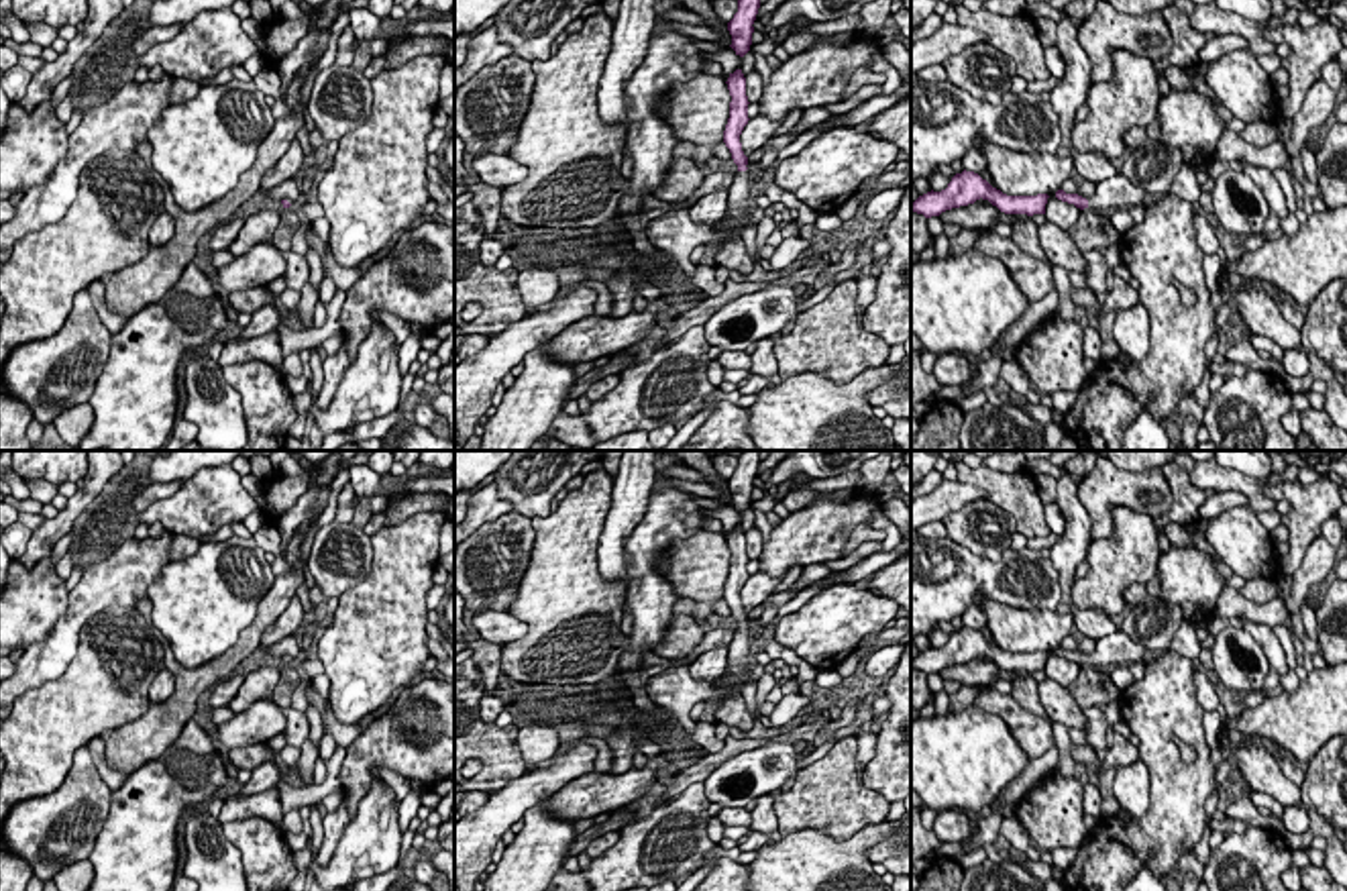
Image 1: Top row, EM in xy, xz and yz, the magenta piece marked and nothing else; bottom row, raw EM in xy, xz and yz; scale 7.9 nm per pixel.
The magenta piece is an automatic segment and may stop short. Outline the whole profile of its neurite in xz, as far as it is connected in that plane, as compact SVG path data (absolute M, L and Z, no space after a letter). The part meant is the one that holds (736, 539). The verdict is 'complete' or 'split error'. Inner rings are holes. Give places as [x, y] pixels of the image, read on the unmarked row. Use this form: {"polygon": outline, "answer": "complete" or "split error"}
{"polygon": "M736 526L728 534L728 546L732 553L730 559L730 575L723 587L723 599L732 610L734 620L738 622L738 630L728 646L728 673L738 677L742 683L750 679L750 665L754 663L754 657L750 652L750 628L748 628L748 614L742 608L740 591L744 583L748 581L748 553L746 553L746 534L742 526Z", "answer": "split error"}

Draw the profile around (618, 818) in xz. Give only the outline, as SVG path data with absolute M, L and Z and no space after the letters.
M624 807L611 811L611 816L603 822L603 824L595 824L591 828L587 828L583 834L579 834L573 844L569 846L569 856L579 856L581 852L585 852L585 848L599 836L607 834L607 832L617 832L622 826L628 824L628 820L632 818L632 814Z

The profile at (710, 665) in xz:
M728 646L711 648L689 665L689 673L693 679L699 681L719 679L728 669L728 657L730 657Z

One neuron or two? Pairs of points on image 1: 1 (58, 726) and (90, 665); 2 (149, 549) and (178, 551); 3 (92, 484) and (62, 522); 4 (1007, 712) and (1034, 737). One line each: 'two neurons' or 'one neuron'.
1: one neuron
2: two neurons
3: one neuron
4: one neuron

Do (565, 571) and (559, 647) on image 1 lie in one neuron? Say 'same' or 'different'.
same

